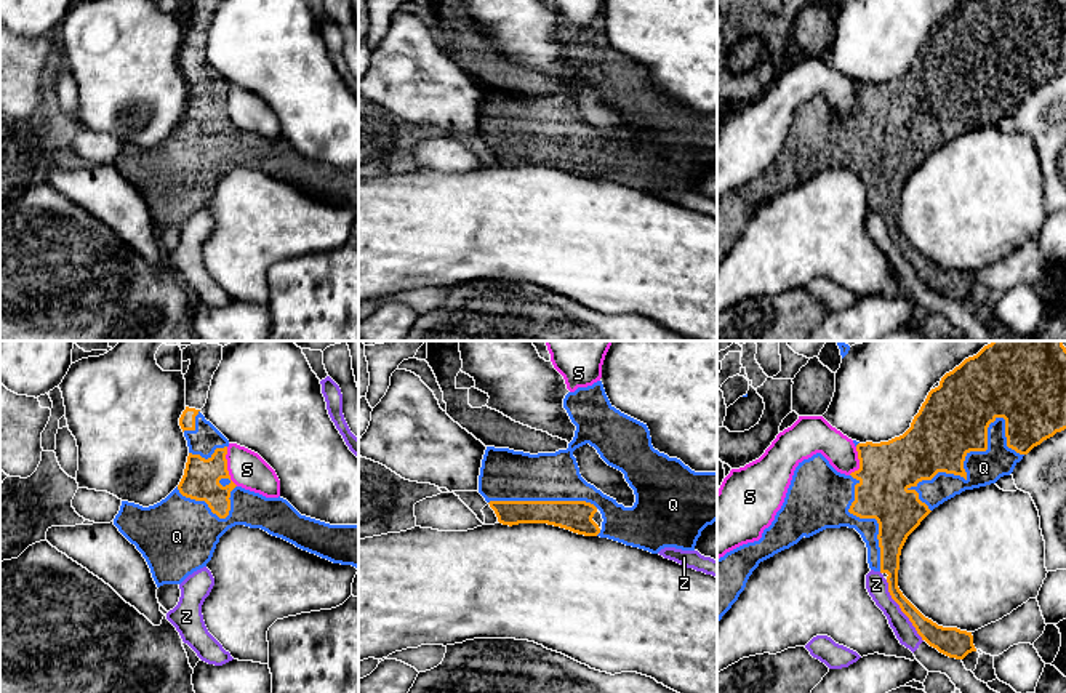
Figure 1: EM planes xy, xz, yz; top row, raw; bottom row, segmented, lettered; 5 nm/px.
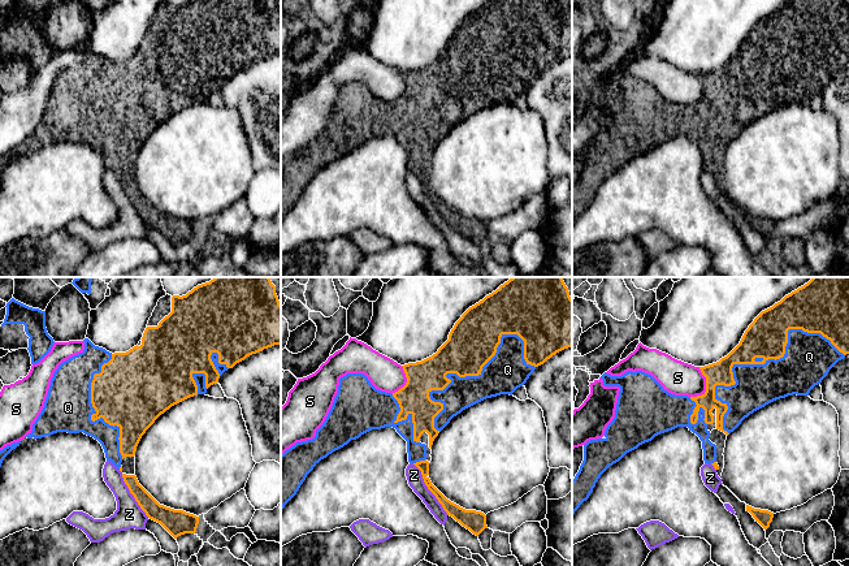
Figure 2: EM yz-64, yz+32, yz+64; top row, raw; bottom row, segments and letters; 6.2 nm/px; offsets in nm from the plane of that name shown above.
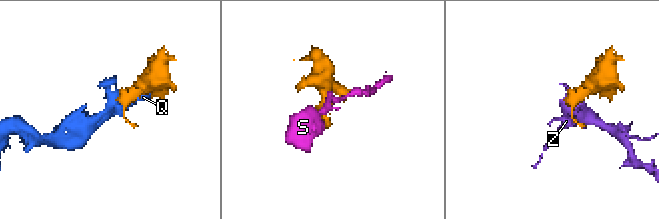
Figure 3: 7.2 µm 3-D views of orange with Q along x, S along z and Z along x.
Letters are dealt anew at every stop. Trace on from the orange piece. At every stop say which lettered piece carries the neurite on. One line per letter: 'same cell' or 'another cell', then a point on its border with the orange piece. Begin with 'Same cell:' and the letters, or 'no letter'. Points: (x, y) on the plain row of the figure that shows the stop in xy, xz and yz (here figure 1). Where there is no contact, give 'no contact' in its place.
Same cell: Q
Q: same cell; contact yz (977, 92)
S: another cell; contact xy (226, 108)
Z: another cell; contact yz (901, 252)

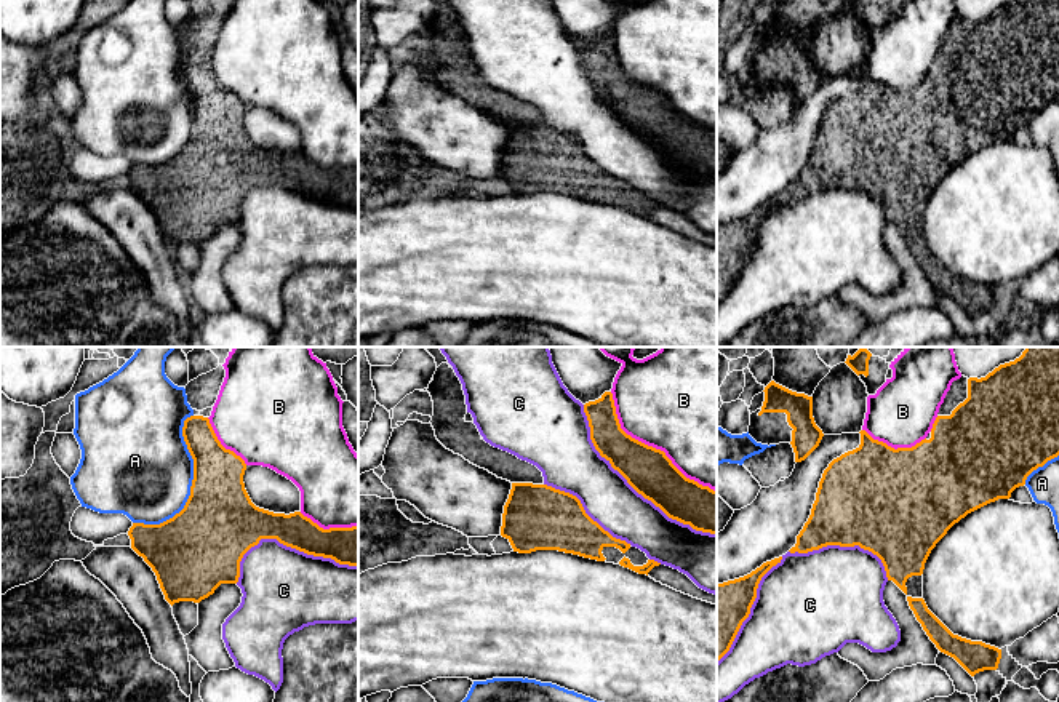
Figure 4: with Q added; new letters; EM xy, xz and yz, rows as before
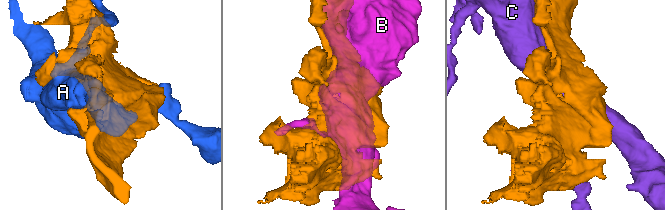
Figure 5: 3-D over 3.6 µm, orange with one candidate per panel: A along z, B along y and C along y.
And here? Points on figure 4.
Same cell: no letter
A: another cell; contact xy (192, 127)
B: another cell; contact xz (651, 88)
C: another cell; contact xz (634, 130)

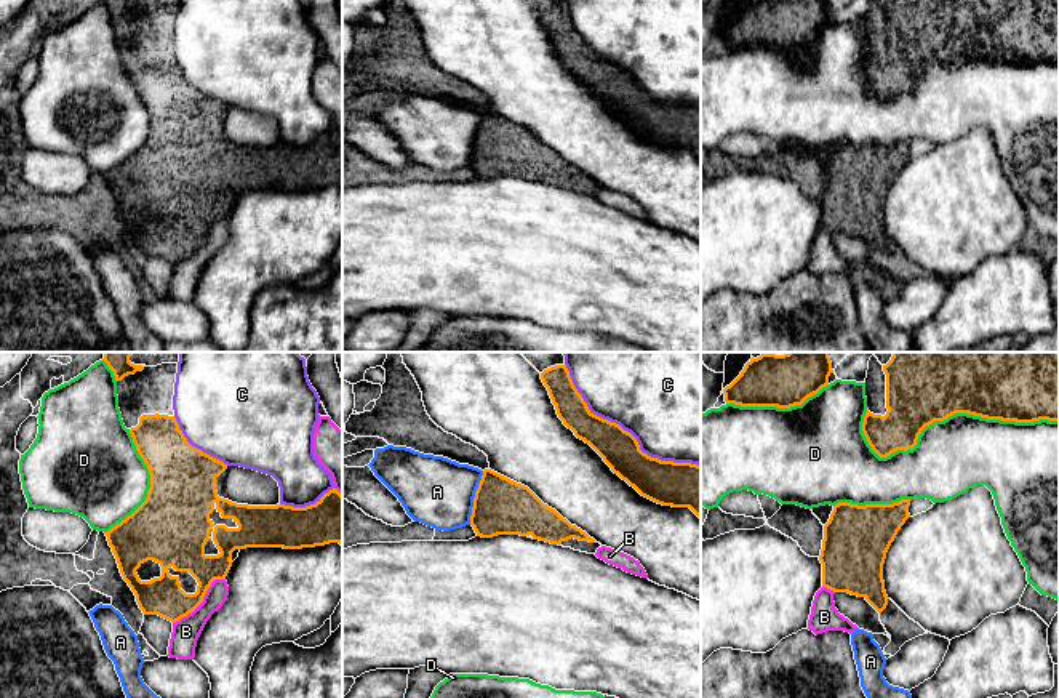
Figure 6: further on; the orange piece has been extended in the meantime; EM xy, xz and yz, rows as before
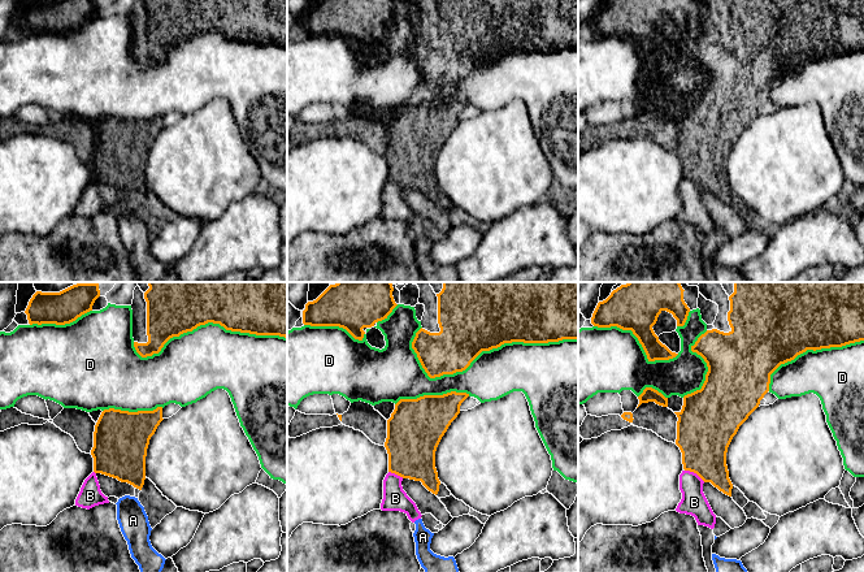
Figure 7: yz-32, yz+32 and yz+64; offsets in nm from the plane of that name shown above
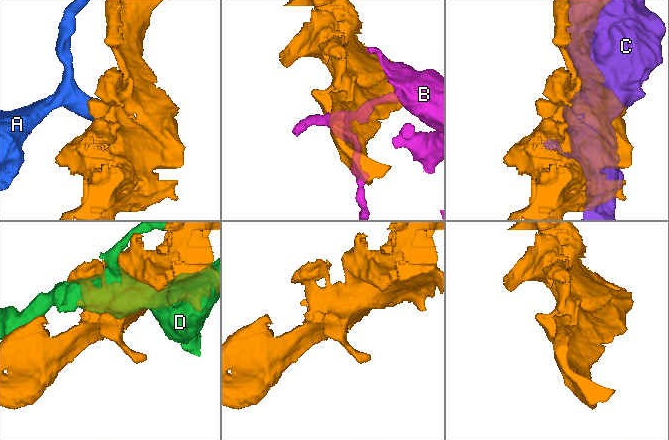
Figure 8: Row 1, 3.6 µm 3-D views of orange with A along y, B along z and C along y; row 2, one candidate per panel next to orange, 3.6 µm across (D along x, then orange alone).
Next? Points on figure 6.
Same cell: no letter
A: another cell; contact xz (474, 140)
B: another cell; contact xy (202, 242)
C: another cell; contact xz (623, 71)
D: another cell; contact yz (952, 55)

